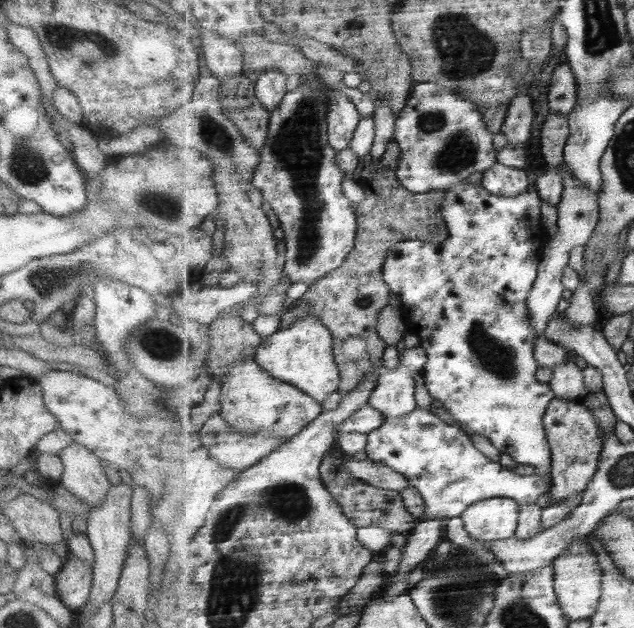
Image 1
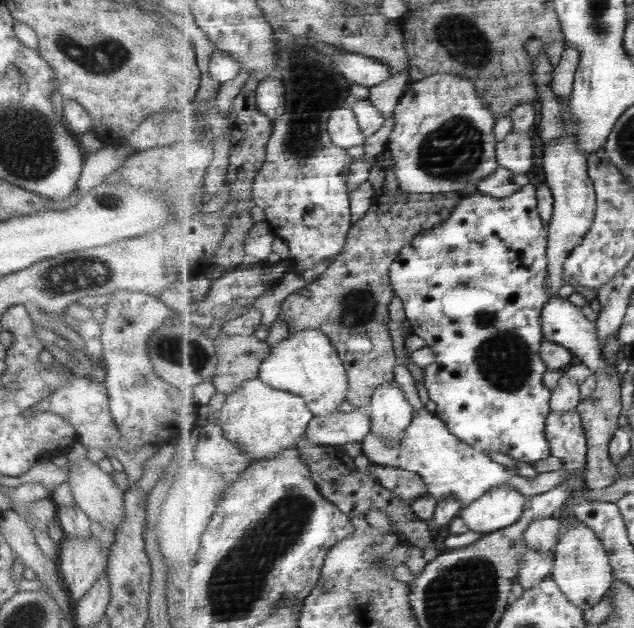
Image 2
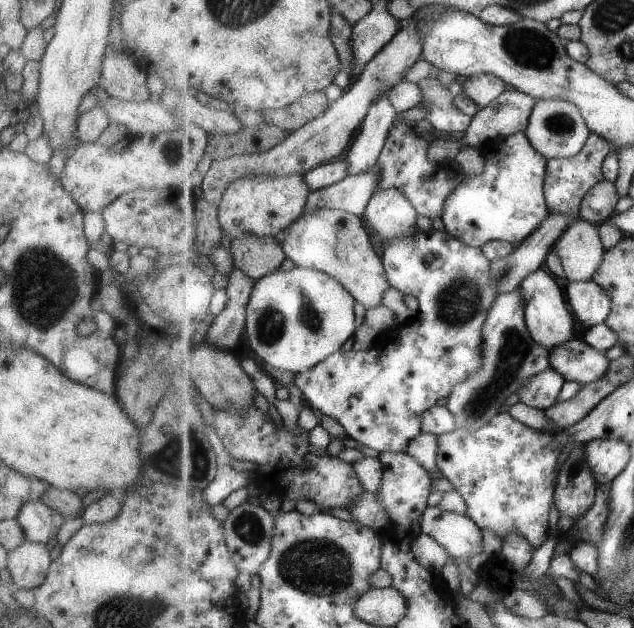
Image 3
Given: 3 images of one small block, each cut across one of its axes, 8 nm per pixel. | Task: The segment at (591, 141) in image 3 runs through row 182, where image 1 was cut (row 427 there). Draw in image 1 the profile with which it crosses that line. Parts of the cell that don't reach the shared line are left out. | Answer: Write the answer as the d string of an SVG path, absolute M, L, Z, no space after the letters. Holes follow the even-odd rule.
M555 397L544 417L544 425L552 448L551 495L552 504L556 505L587 490L598 473L605 440L602 439L595 415L585 407L584 398L565 403L565 399Z

